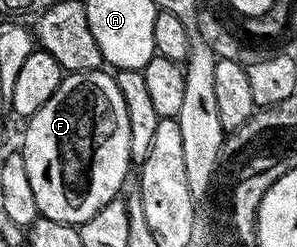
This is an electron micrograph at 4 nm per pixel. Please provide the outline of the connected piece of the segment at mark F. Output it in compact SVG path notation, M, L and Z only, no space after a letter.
M104 69L74 71L65 74L64 80L58 85L58 89L54 89L54 97L50 97L50 101L46 101L46 105L42 105L42 109L38 109L38 113L34 113L27 120L27 123L28 128L24 131L22 154L26 161L26 174L30 177L30 189L34 189L34 201L38 201L38 209L43 218L79 225L90 221L90 217L94 217L94 213L98 213L98 209L102 209L102 205L106 205L121 194L120 186L123 185L124 178L128 175L128 167L131 168L133 162L130 157L130 113L126 113L126 101L122 101L122 92L118 90L115 74Z

